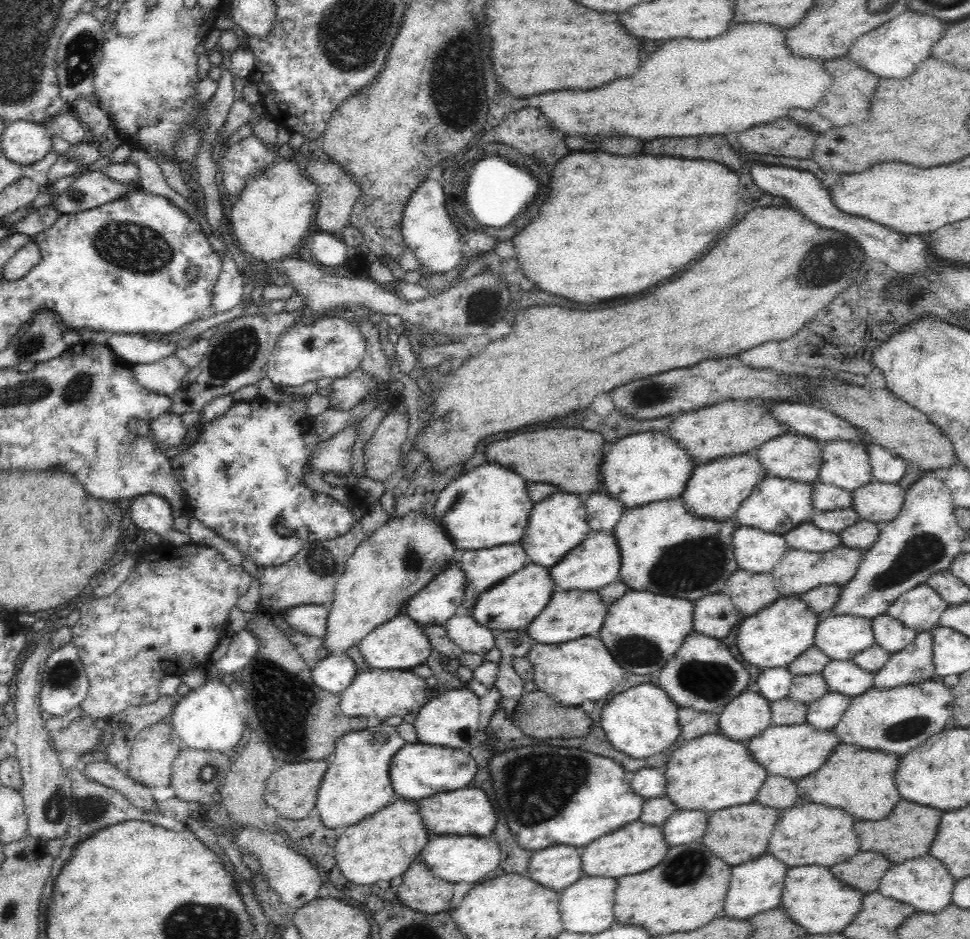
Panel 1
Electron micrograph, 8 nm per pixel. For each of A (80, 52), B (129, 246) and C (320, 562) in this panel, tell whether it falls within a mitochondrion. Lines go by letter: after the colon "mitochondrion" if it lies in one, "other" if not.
A: mitochondrion
B: mitochondrion
C: mitochondrion

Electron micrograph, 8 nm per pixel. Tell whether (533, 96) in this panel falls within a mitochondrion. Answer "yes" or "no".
no

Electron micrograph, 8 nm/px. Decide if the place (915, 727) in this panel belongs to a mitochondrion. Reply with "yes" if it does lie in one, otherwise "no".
yes

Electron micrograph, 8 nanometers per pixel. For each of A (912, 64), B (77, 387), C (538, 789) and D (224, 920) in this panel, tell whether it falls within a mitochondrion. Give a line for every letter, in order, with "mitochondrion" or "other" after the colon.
A: other
B: mitochondrion
C: mitochondrion
D: mitochondrion

